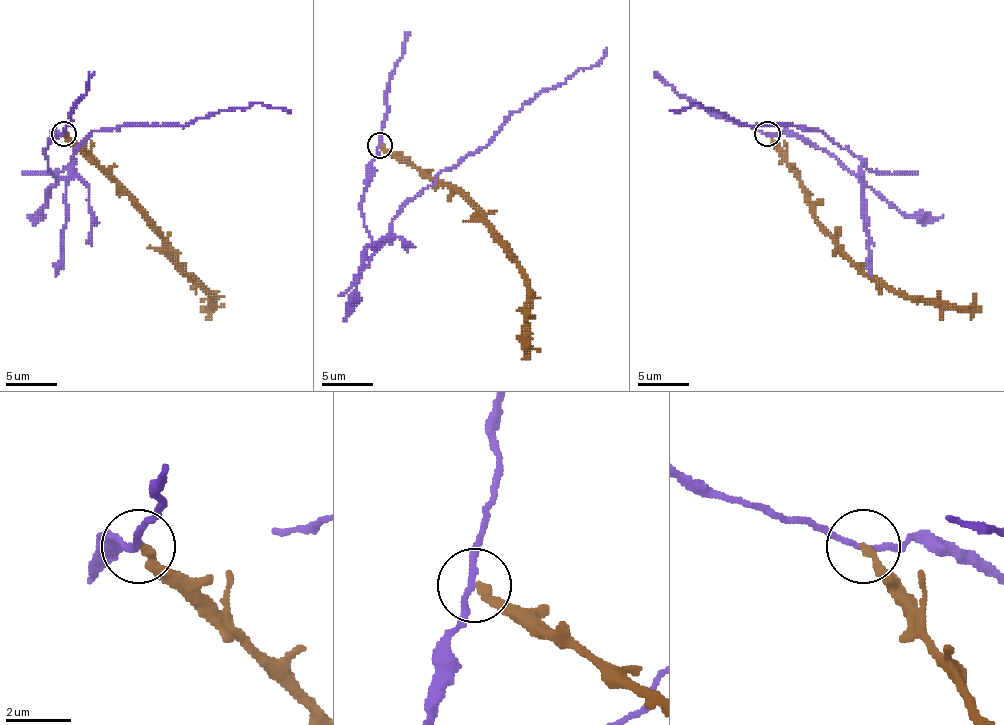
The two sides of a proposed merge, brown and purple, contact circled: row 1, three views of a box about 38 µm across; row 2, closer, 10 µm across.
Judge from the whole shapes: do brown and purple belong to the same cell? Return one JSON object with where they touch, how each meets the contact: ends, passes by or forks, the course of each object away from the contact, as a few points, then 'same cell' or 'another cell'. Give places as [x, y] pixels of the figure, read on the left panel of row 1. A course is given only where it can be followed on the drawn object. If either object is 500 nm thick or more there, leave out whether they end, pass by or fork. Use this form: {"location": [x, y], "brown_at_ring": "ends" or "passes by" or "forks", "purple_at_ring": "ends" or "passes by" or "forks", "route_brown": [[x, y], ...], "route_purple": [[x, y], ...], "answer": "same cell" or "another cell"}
{"location": [64, 134], "brown_at_ring": "ends", "purple_at_ring": "passes by", "route_brown": [[63, 133], [114, 181], [188, 273], [211, 296], [211, 307], [211, 294]], "route_purple": [[63, 133], [45, 148], [58, 176], [68, 176], [94, 130], [188, 125], [254, 102], [290, 110]], "answer": "another cell"}

